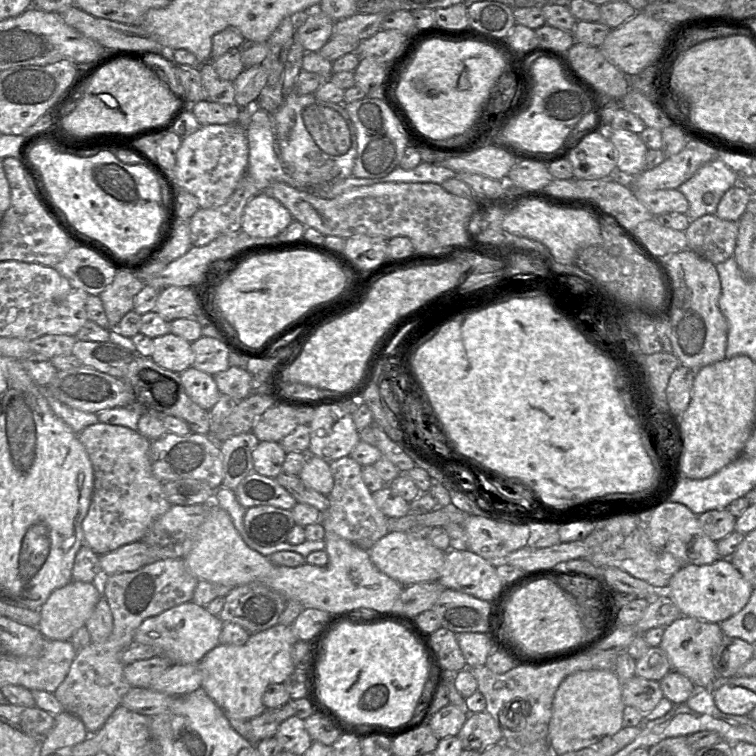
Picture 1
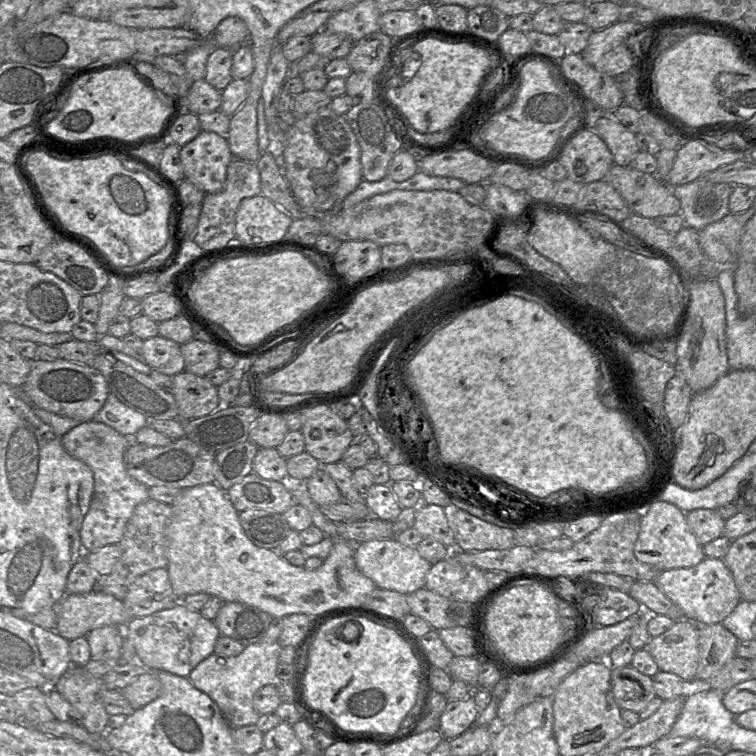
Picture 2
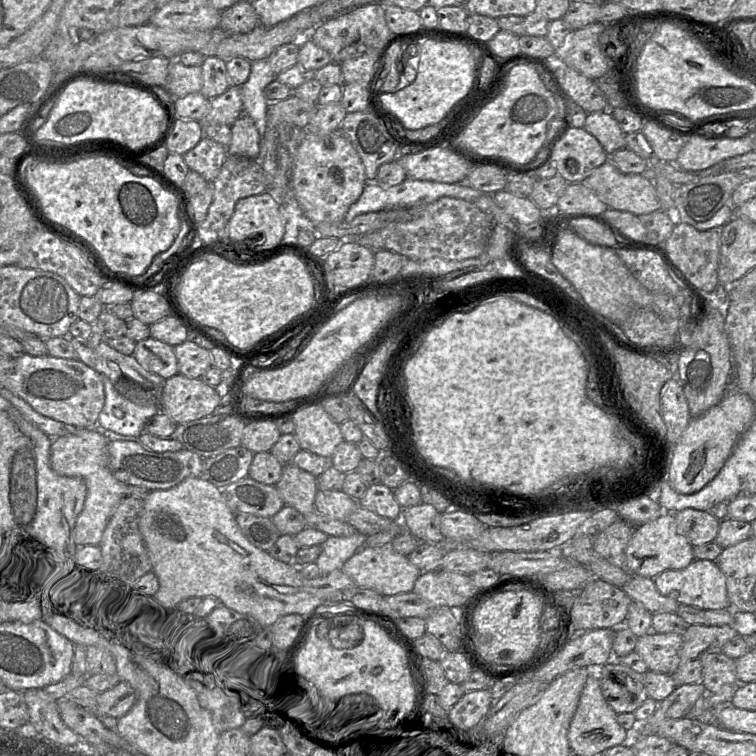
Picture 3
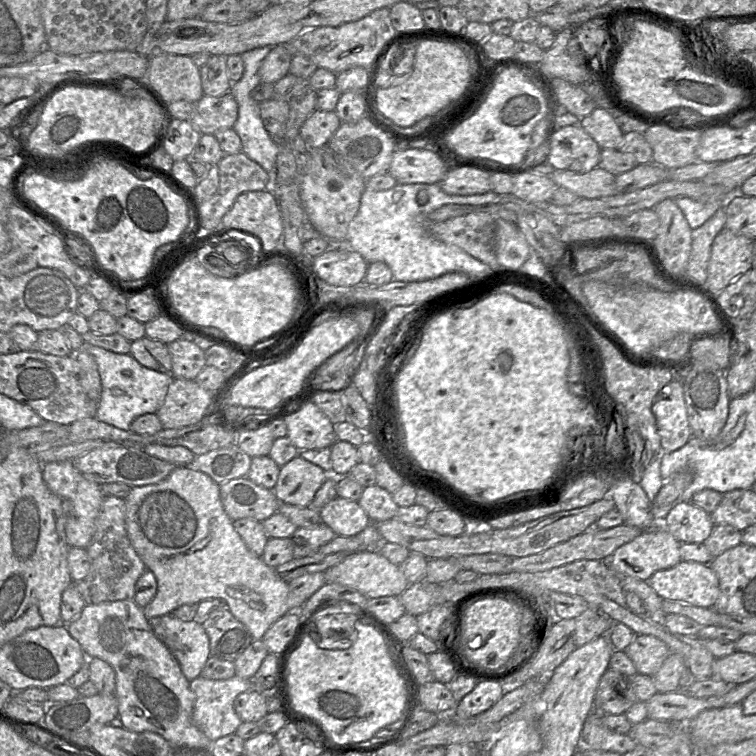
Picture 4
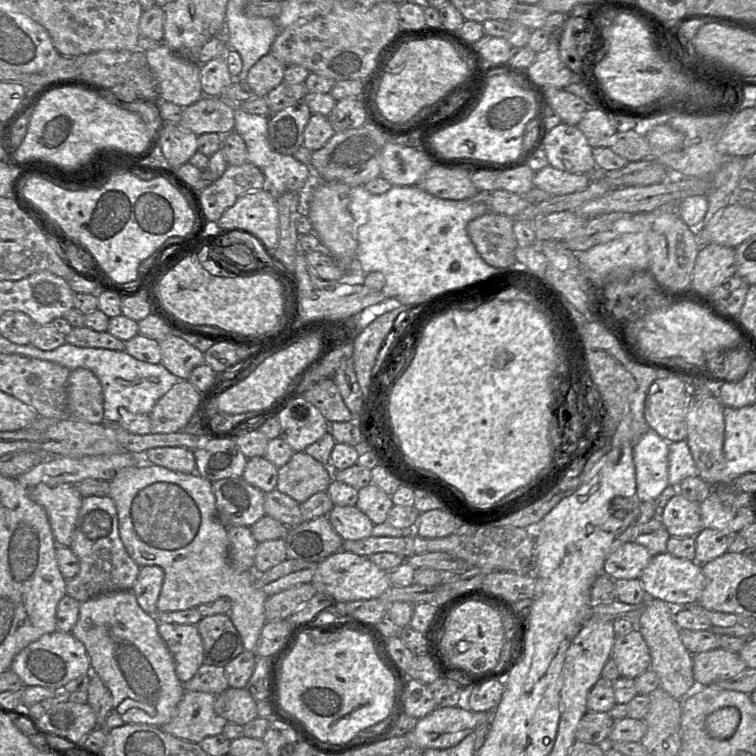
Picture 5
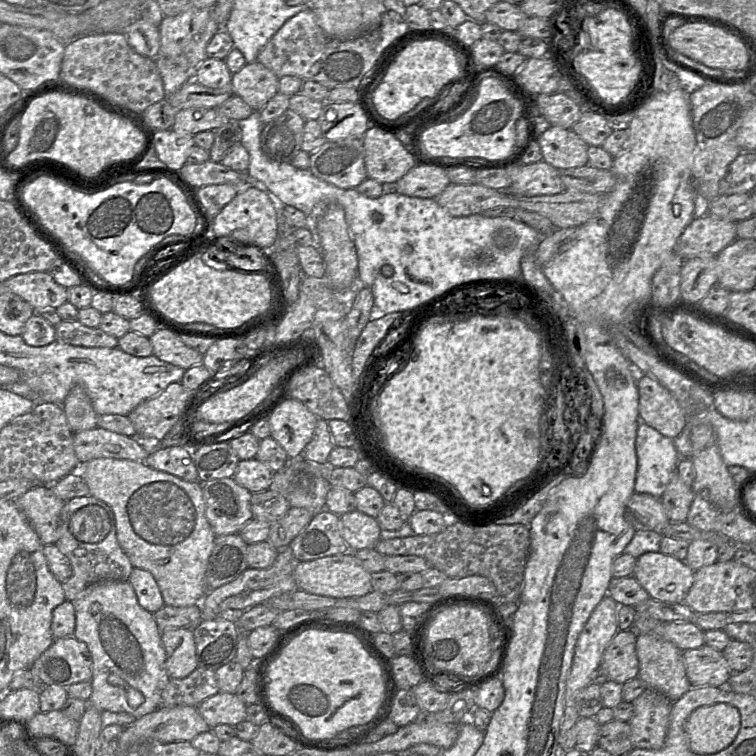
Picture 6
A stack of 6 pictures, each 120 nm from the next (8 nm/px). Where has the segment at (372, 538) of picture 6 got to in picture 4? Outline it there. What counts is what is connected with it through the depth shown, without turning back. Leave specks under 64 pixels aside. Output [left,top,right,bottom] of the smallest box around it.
[319,496,371,536]

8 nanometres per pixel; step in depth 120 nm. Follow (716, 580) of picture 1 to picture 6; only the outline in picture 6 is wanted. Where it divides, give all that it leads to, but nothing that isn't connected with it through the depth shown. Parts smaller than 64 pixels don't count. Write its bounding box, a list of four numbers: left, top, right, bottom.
[633,552,694,603]

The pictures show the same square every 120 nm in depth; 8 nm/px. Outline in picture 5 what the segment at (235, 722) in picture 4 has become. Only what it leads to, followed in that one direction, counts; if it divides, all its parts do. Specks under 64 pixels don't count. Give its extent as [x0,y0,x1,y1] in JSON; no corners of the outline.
[161,691,227,743]

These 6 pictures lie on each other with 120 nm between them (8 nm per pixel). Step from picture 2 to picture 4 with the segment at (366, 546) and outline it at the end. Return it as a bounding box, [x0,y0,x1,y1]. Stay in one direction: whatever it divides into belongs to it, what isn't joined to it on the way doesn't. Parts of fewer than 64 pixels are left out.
[324,549,410,598]

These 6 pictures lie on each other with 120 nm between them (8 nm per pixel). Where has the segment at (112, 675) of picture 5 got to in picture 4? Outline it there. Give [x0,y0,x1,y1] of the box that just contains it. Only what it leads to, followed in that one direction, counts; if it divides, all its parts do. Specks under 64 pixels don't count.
[66,599,213,748]

